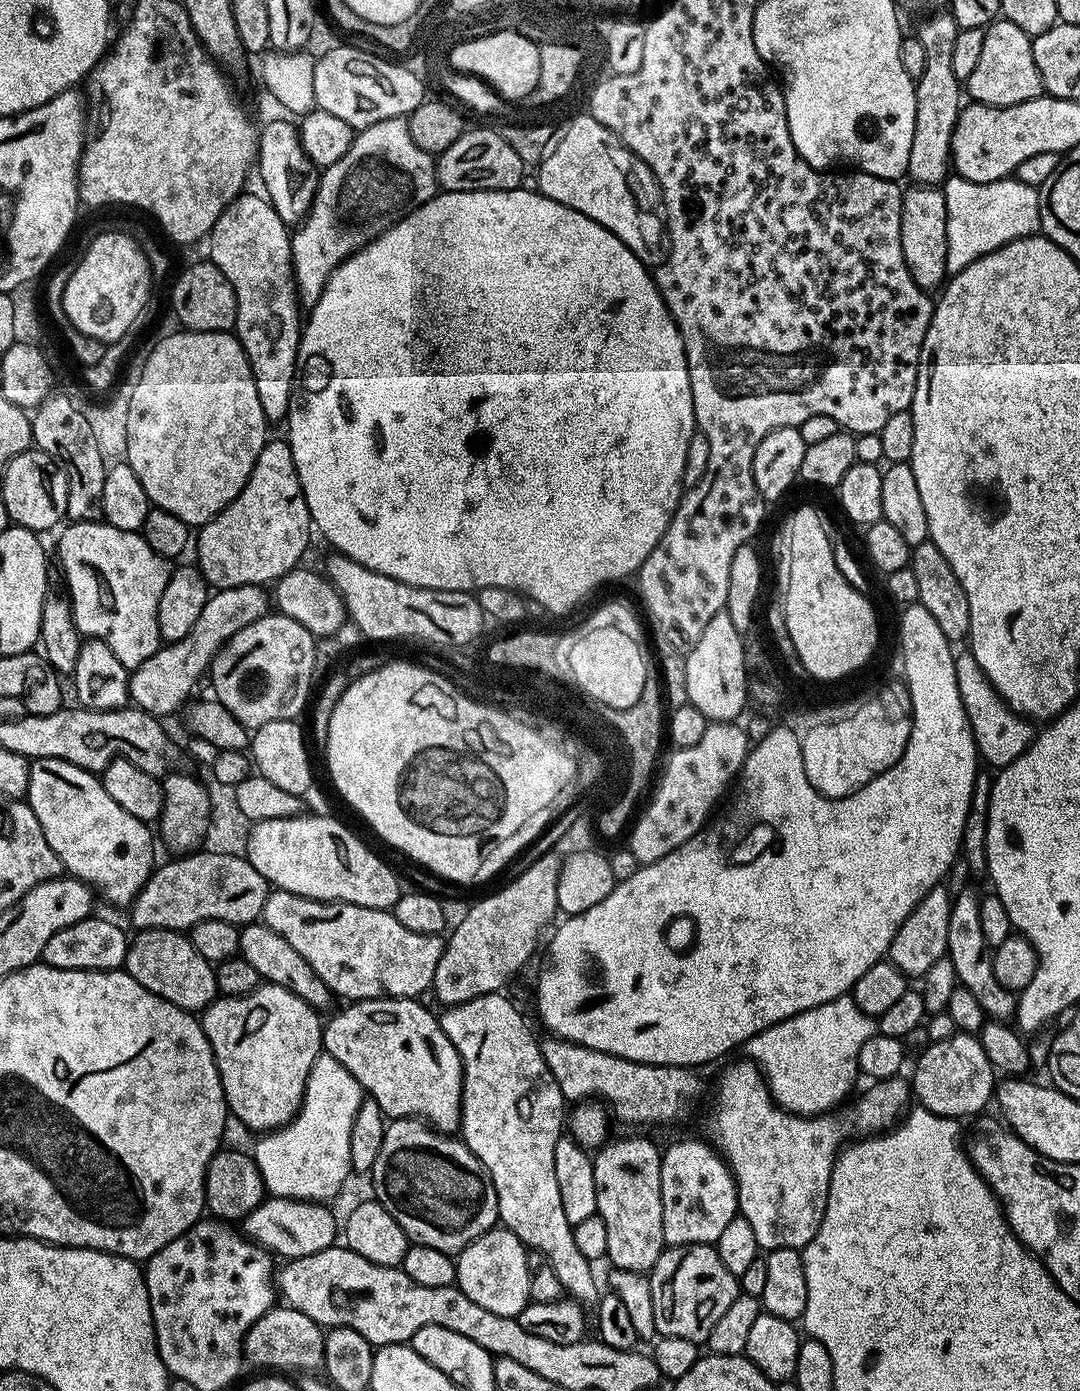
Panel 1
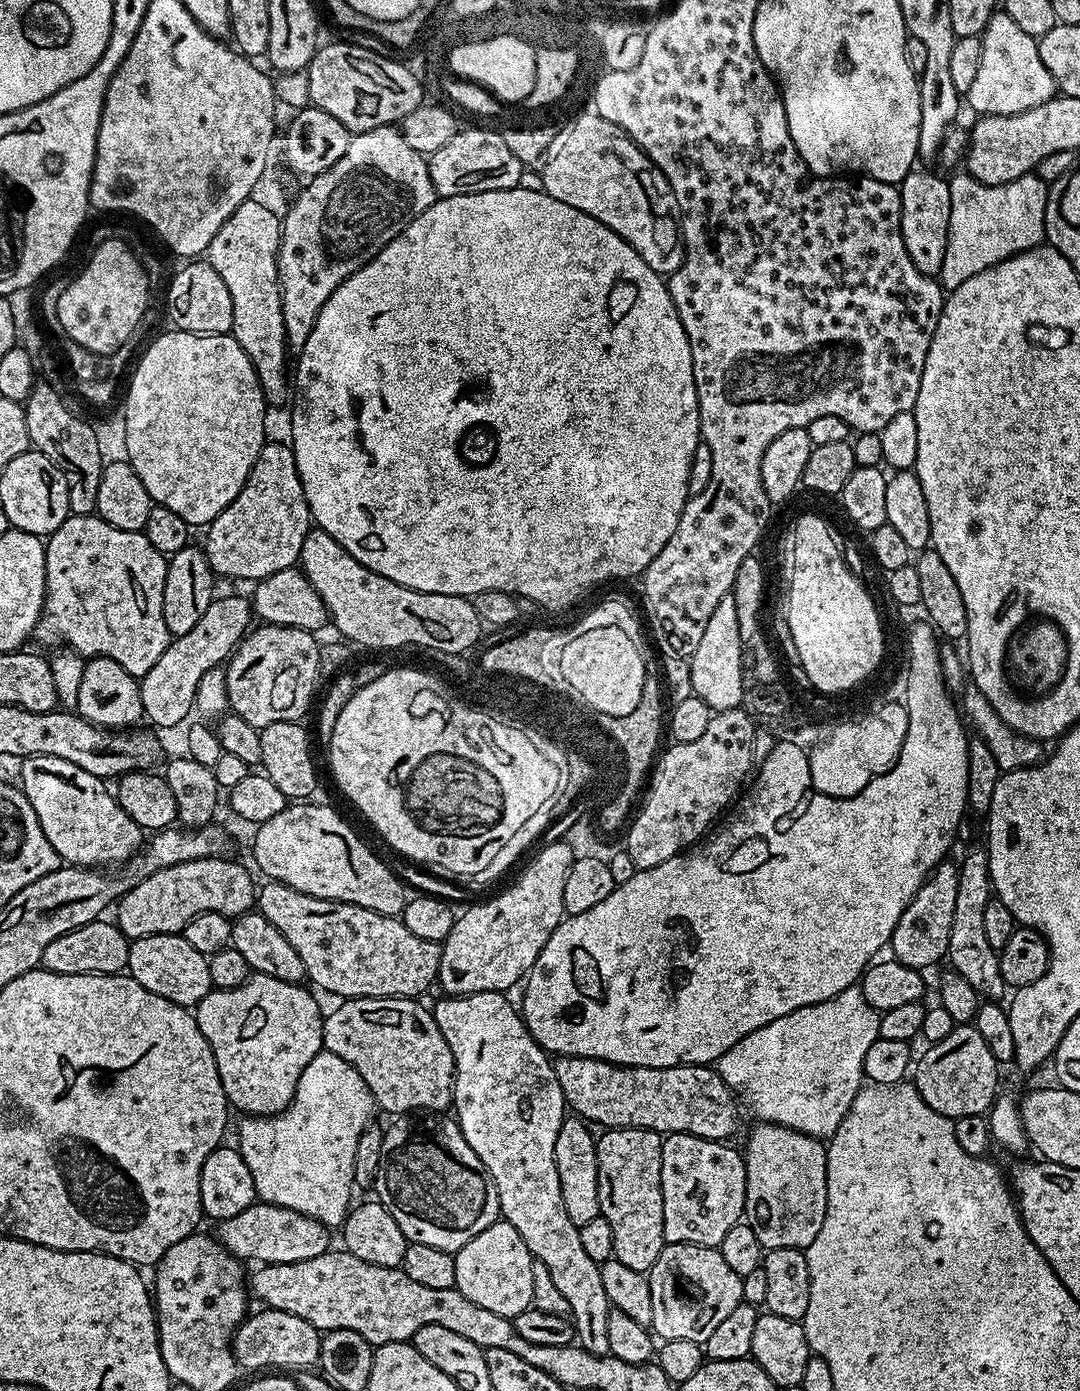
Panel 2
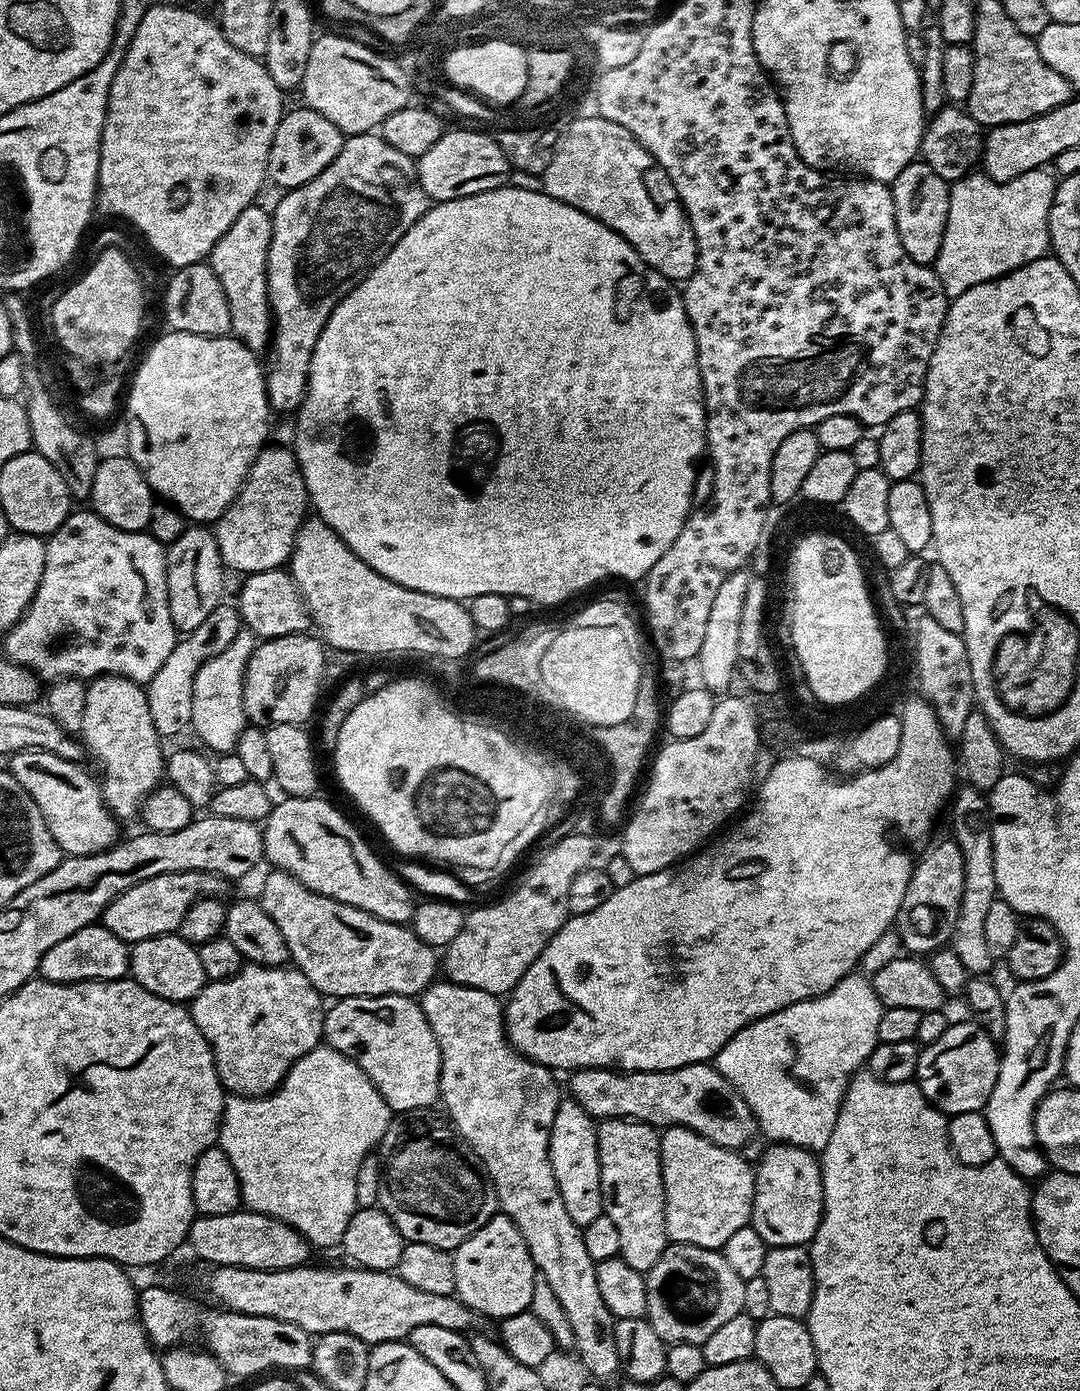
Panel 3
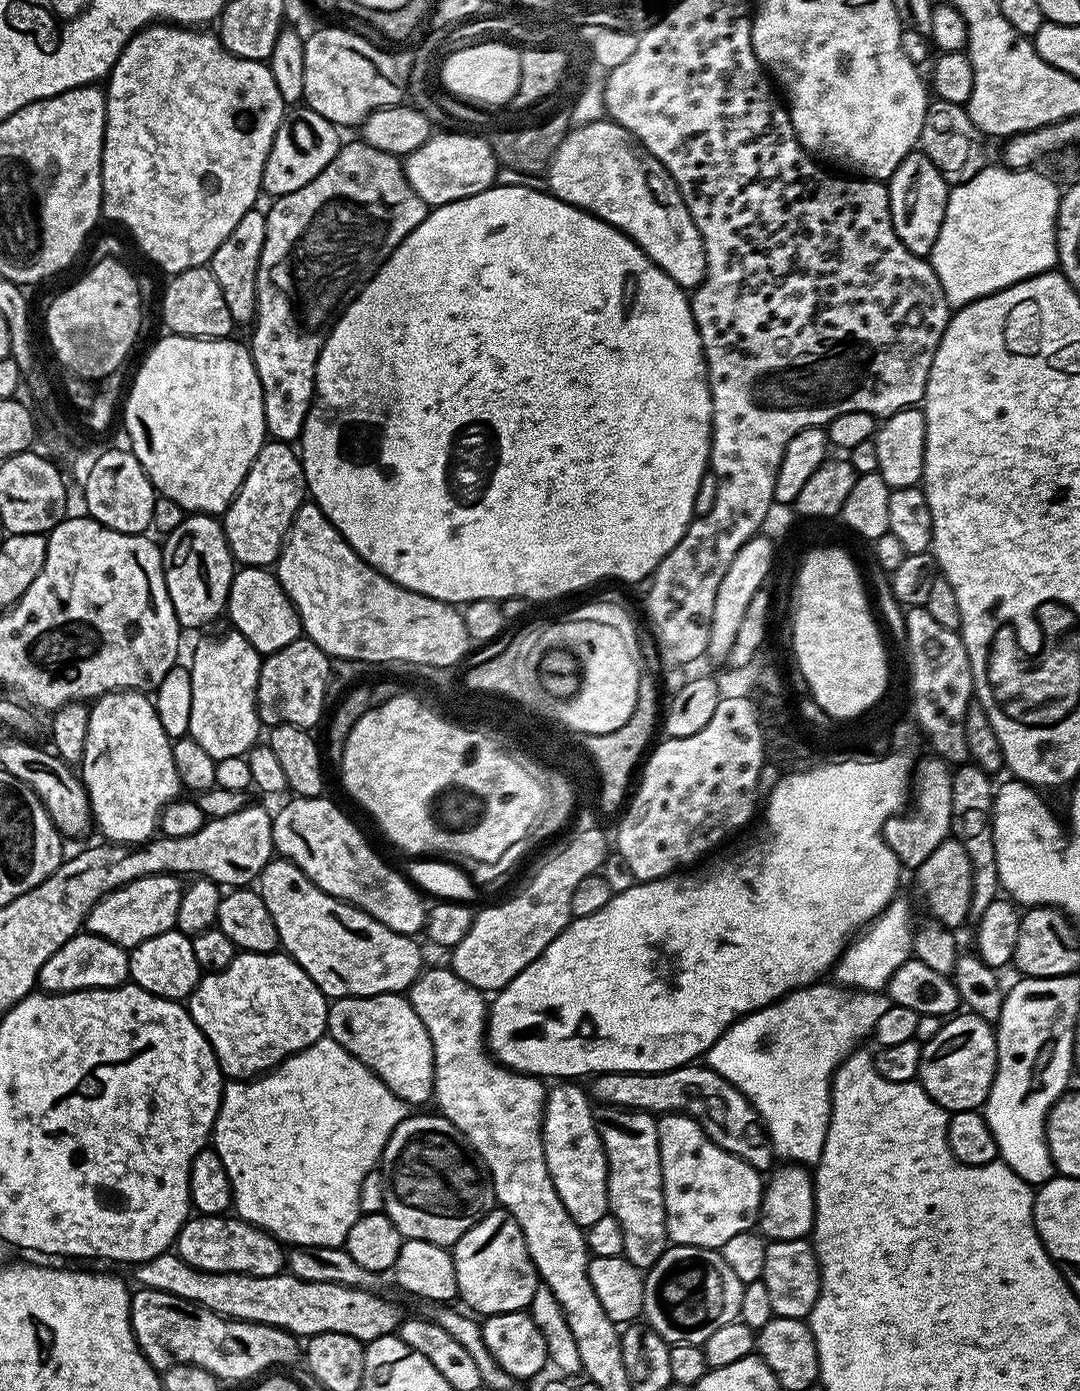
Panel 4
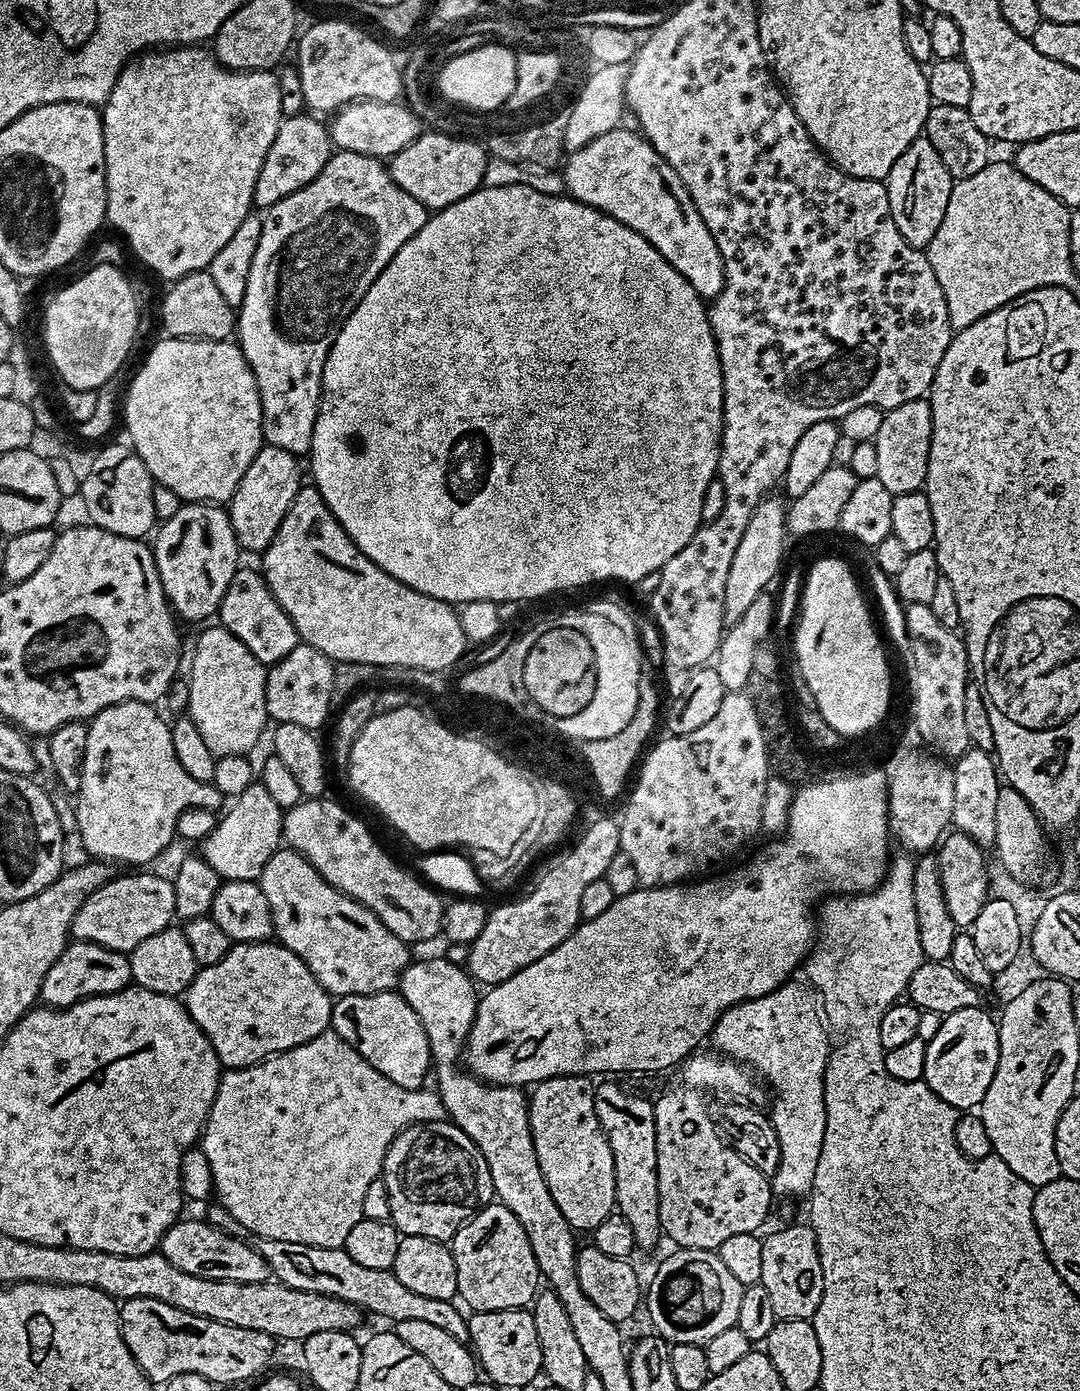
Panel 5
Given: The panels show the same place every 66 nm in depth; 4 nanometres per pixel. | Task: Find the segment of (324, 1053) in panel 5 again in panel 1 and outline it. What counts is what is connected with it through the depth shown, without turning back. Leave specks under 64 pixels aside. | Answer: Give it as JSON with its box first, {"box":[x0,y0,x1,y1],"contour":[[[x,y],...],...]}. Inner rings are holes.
{"box":[250,1054,366,1204],"contour":[[[322,1054],[306,1078],[302,1106],[290,1123],[265,1132],[250,1155],[256,1163],[268,1196],[312,1200],[315,1204],[332,1202],[353,1175],[350,1162],[350,1130],[358,1118],[358,1106],[366,1098],[360,1083],[333,1056]]]}

